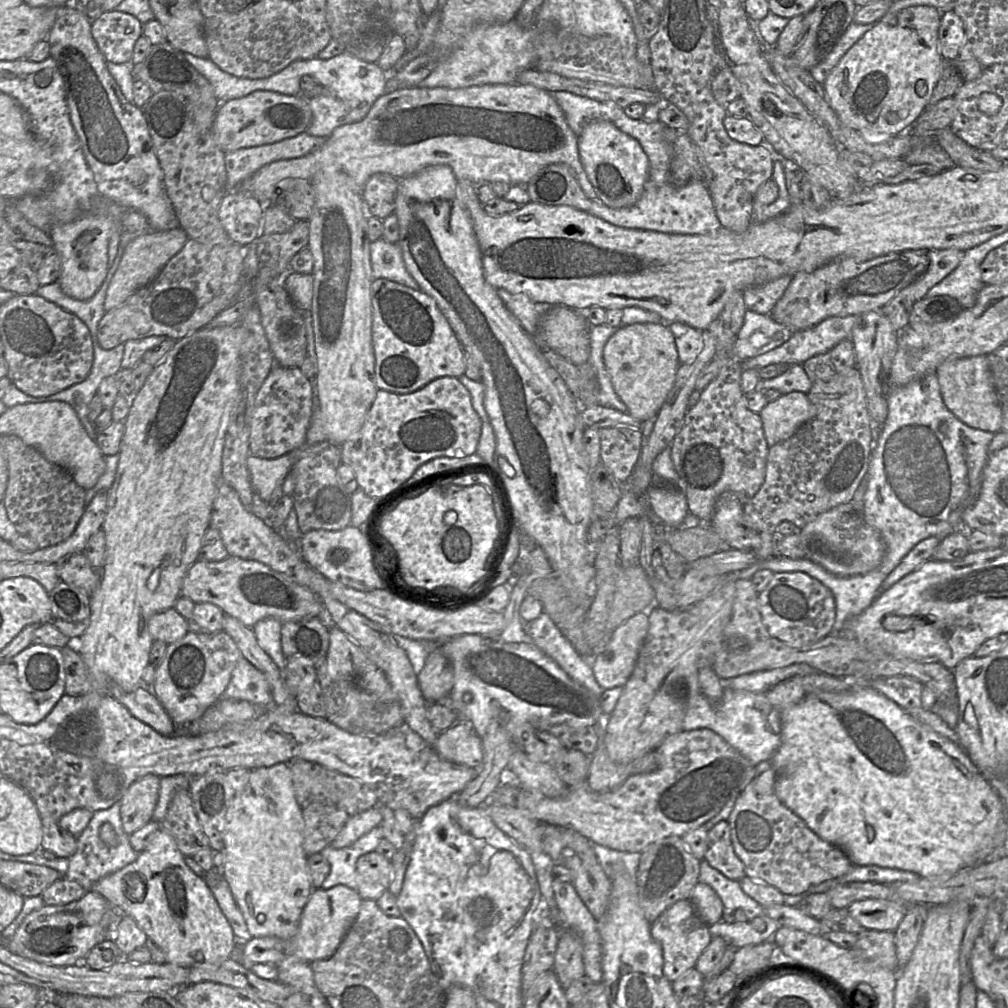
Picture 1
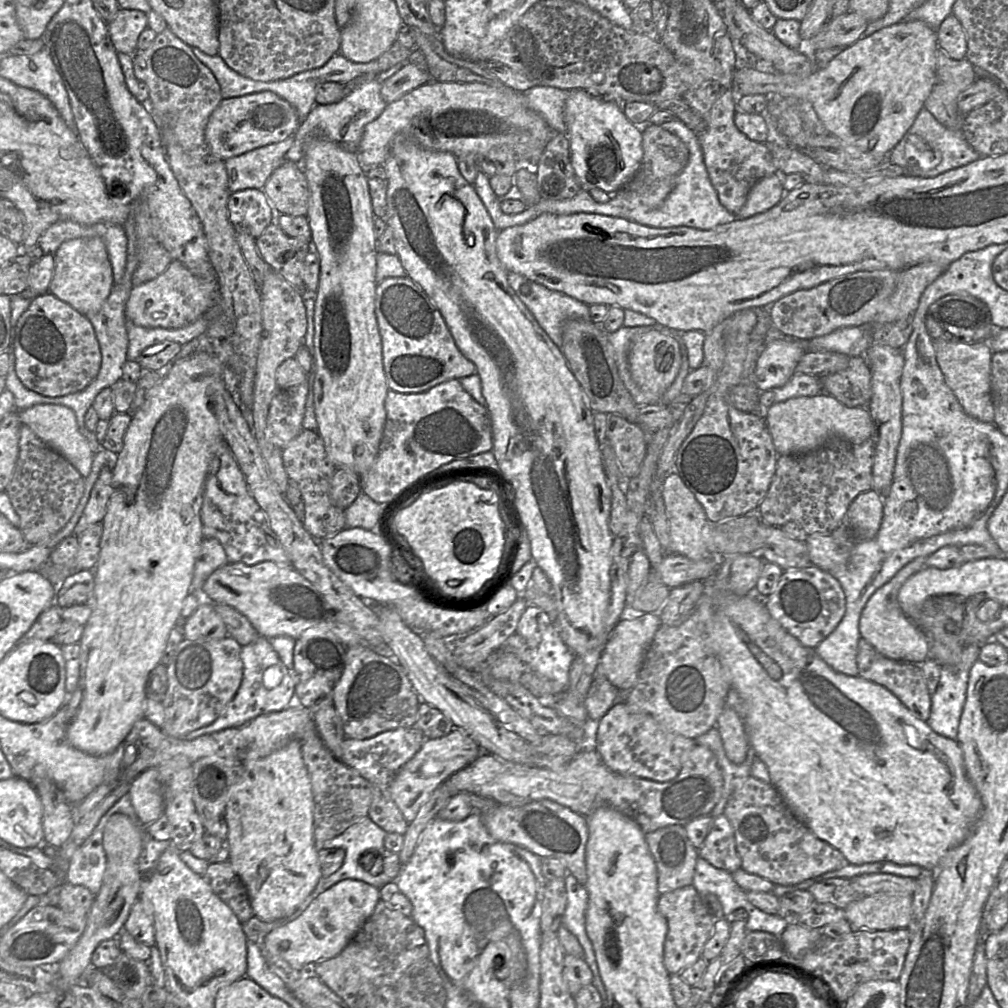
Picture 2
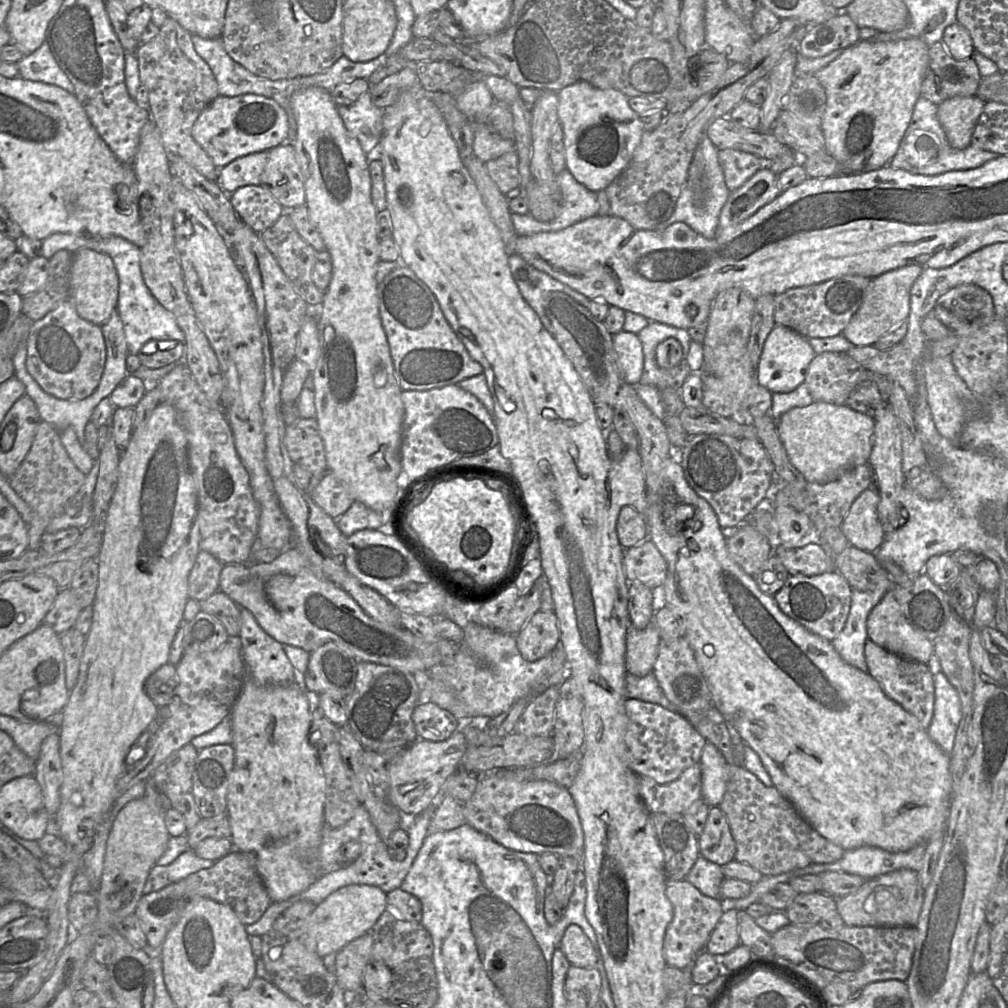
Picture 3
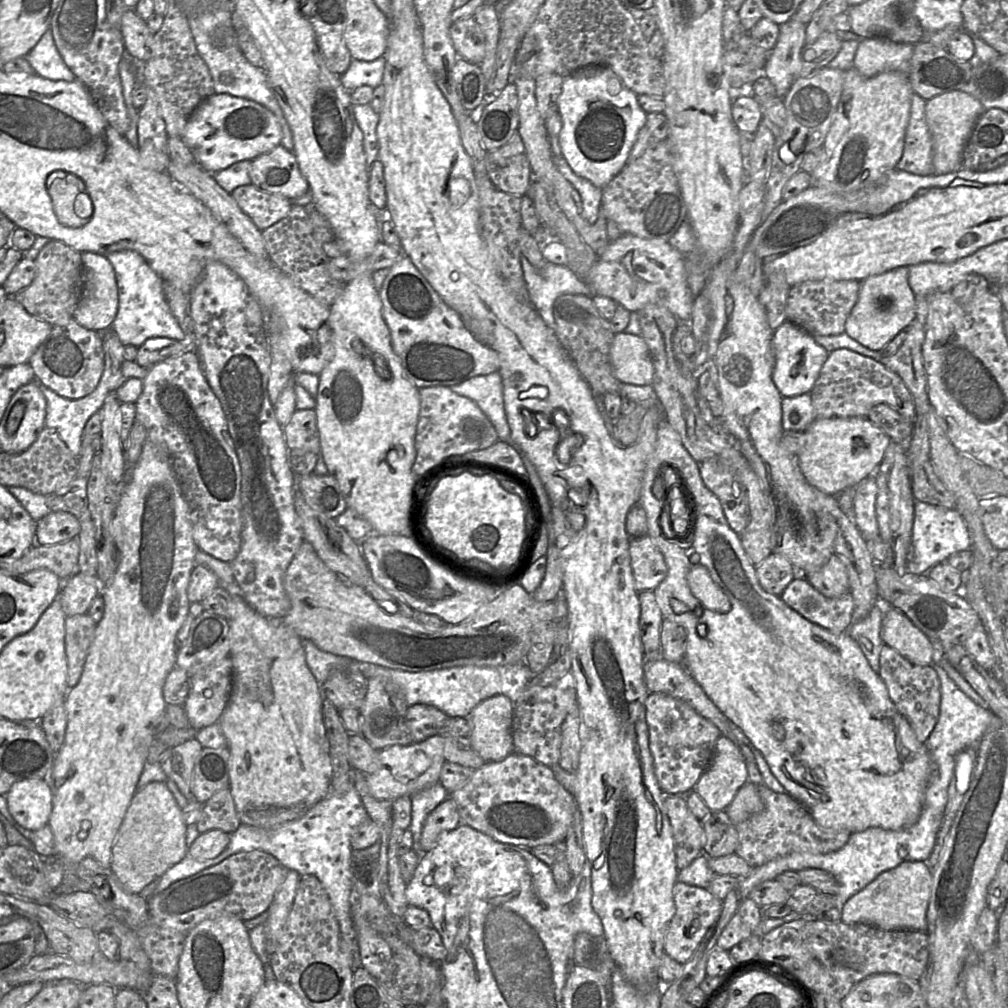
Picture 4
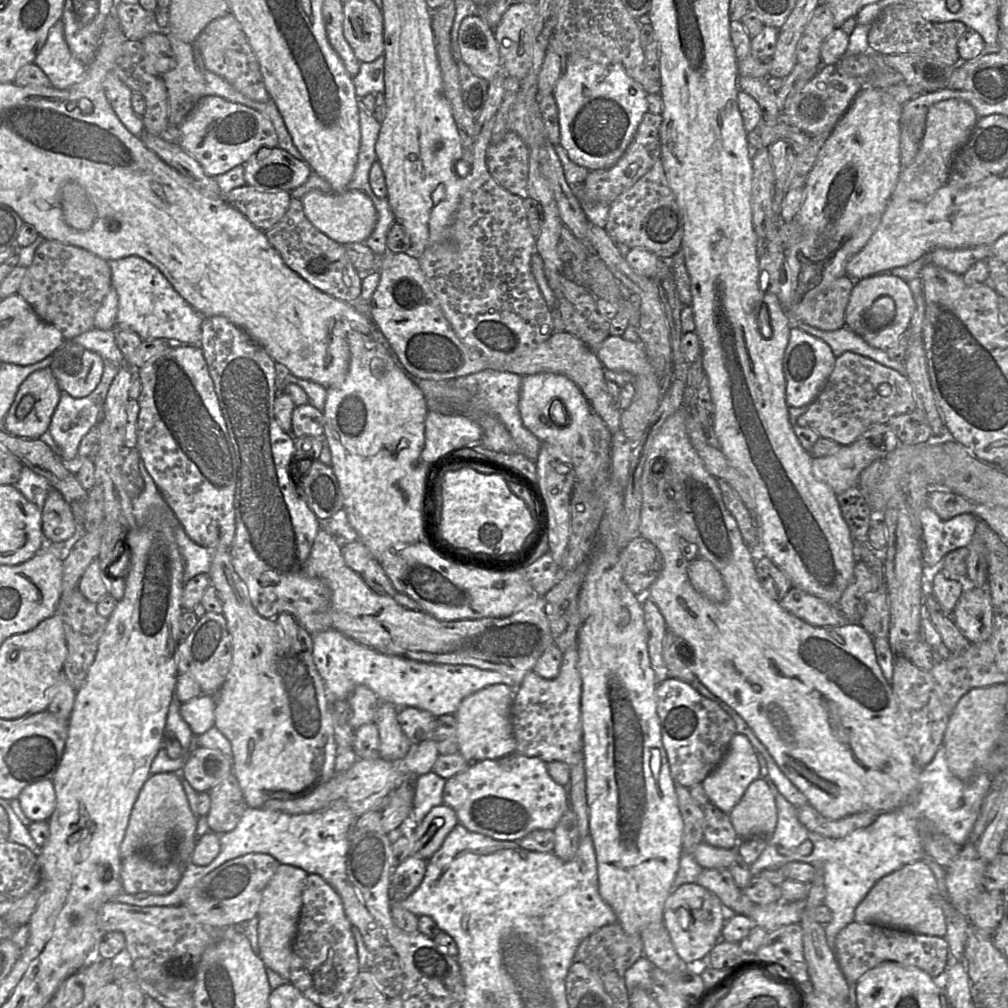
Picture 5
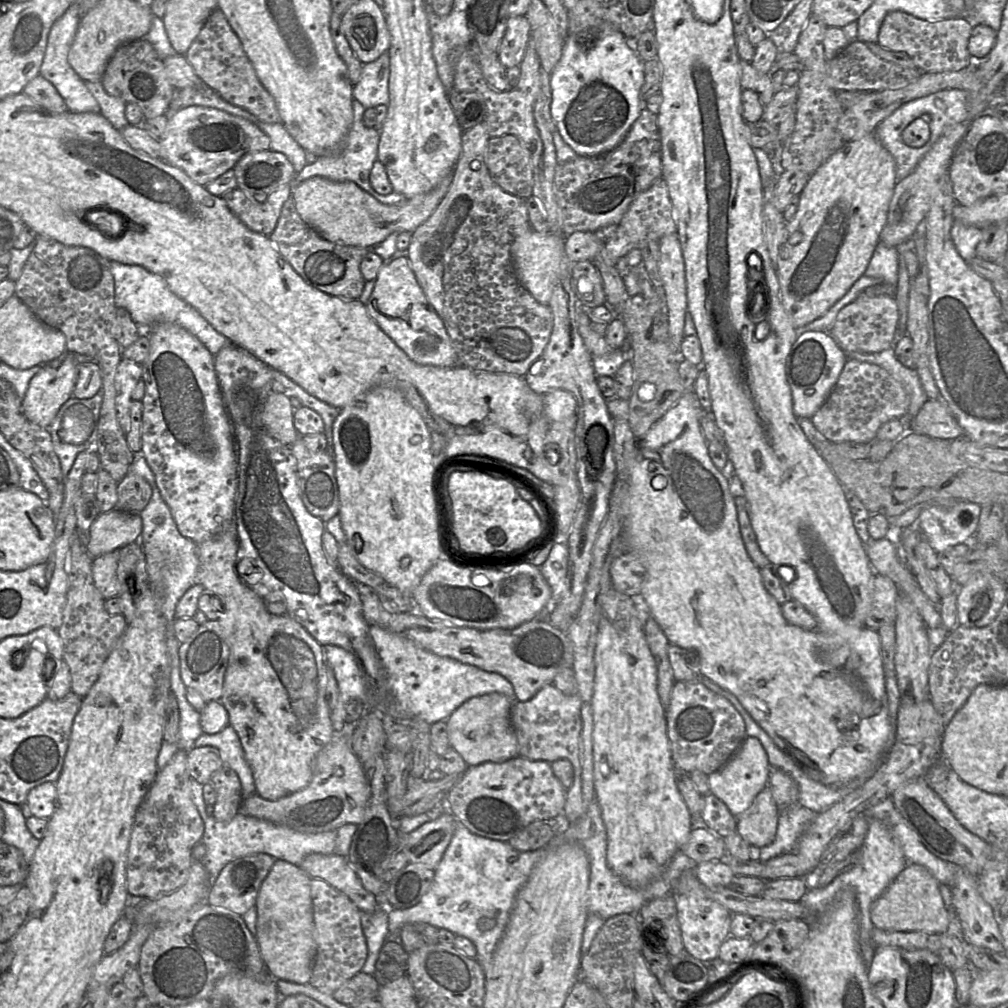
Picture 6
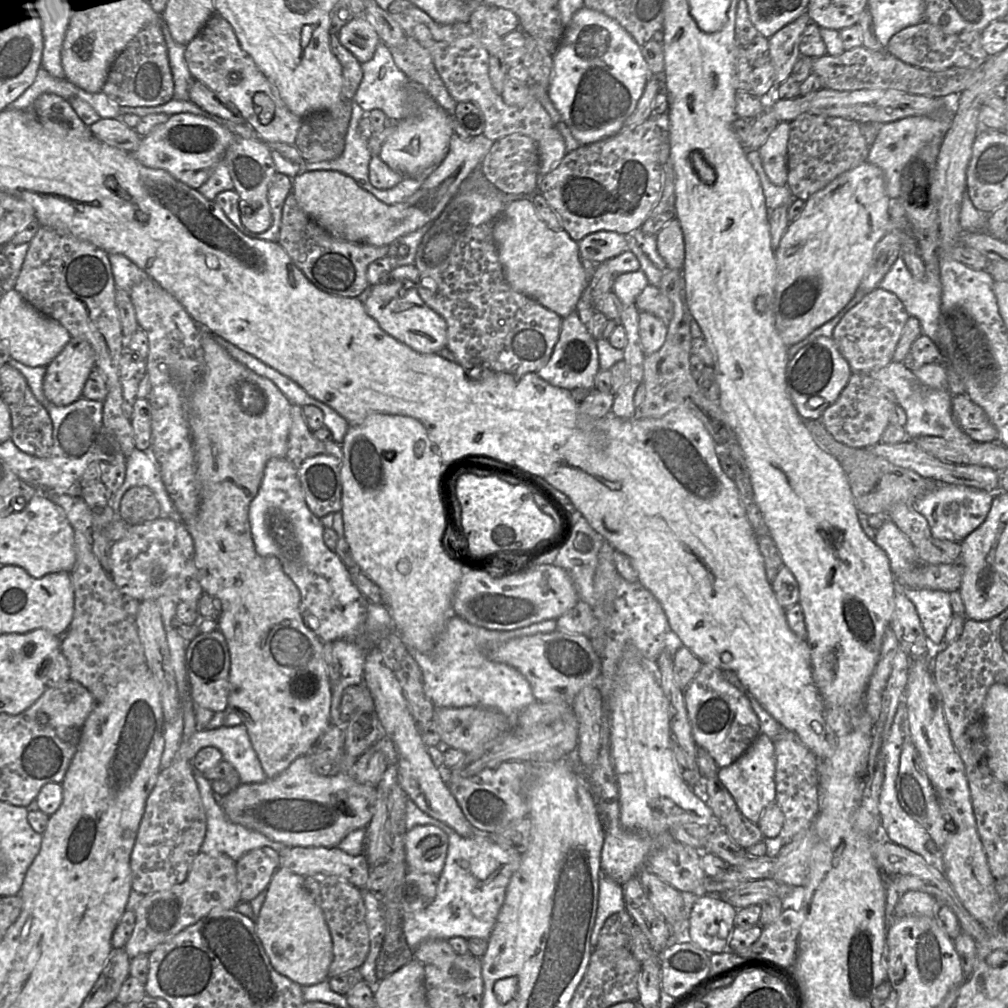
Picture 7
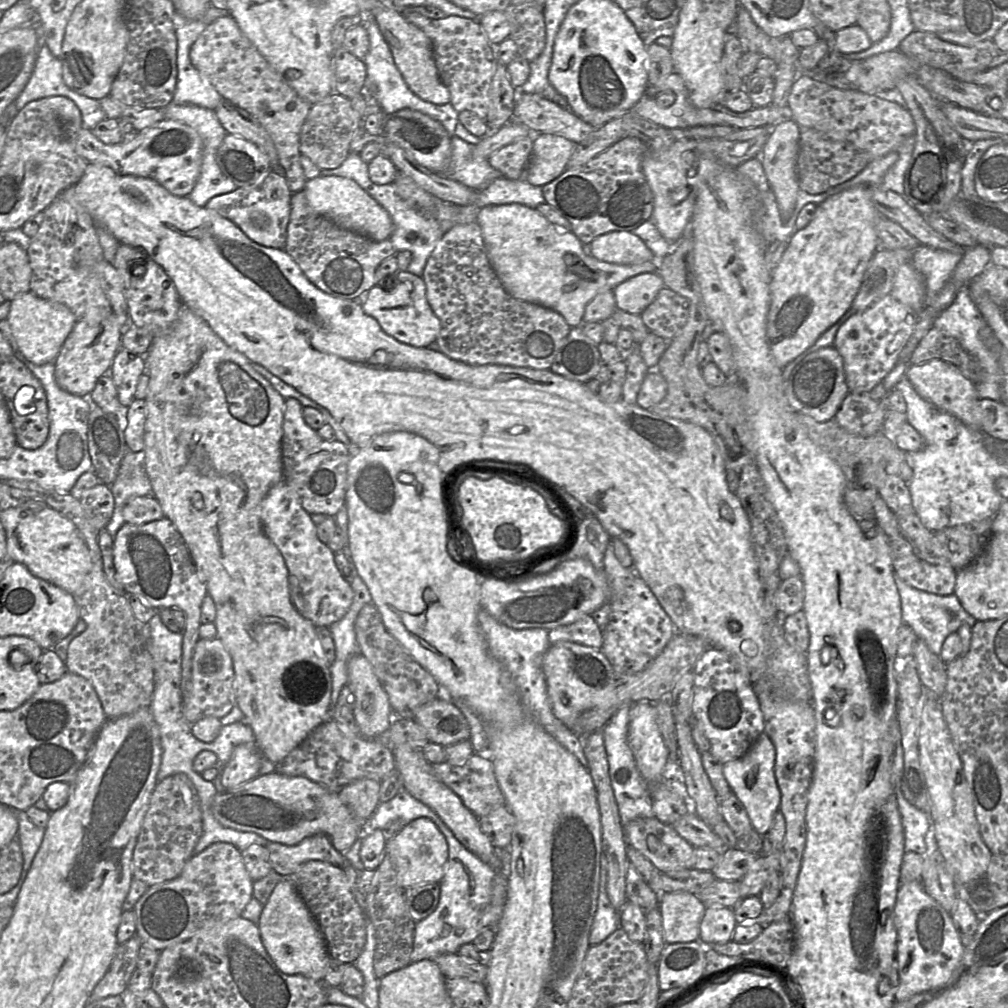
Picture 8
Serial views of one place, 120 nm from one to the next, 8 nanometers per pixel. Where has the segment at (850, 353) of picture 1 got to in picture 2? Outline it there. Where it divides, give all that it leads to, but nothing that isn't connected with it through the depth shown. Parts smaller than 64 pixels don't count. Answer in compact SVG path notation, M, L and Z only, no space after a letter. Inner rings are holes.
M864 356L850 357L846 369L819 376L822 392L847 407L867 407L871 399L871 371Z

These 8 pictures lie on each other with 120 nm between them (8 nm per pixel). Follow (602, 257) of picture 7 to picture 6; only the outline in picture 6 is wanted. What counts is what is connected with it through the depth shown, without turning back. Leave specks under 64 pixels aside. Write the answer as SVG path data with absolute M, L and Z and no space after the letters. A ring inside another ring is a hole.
M575 232L565 237L564 250L570 263L591 261L604 247L605 240L598 233Z

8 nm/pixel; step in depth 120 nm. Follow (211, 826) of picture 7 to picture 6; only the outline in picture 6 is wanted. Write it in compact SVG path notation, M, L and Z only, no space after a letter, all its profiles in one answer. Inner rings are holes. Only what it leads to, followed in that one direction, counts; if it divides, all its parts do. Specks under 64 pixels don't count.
M190 779L192 800L204 822L202 843L206 847L206 854L202 864L206 868L213 883L220 871L231 861L241 857L265 853L275 860L284 860L299 866L303 858L312 853L334 854L336 844L336 830L320 833L302 833L286 826L238 813L229 822L217 821L207 813L207 806L203 799L203 785Z

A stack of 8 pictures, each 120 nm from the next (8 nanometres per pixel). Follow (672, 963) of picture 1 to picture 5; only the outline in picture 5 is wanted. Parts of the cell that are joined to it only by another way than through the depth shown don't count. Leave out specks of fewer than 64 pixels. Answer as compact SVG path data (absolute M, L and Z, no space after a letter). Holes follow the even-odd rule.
M687 883L675 889L668 898L663 923L673 946L684 963L693 963L709 955L721 939L728 912L719 898L696 883Z

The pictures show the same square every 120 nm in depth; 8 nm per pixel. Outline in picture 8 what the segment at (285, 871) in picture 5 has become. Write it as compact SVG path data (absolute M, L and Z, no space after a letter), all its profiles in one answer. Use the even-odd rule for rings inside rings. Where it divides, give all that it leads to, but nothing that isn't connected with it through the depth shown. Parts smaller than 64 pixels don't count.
M284 878L275 886L257 926L266 952L281 972L324 982L329 957L325 940L316 919L290 879Z

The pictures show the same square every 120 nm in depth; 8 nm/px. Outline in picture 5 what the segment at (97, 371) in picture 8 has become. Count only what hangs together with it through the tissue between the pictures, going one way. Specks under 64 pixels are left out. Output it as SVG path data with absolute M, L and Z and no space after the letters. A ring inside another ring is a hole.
M45 367L30 374L20 385L15 399L4 418L2 428L9 434L26 439L44 439L62 391L51 369Z

